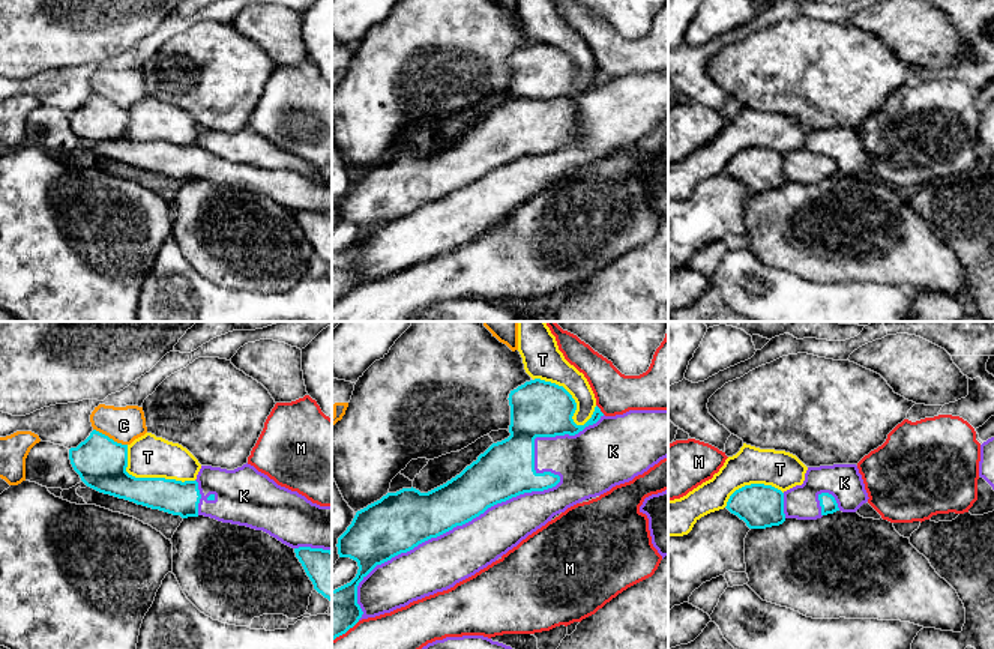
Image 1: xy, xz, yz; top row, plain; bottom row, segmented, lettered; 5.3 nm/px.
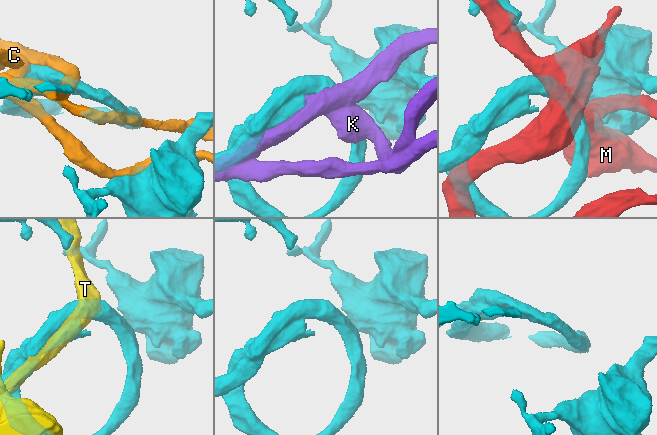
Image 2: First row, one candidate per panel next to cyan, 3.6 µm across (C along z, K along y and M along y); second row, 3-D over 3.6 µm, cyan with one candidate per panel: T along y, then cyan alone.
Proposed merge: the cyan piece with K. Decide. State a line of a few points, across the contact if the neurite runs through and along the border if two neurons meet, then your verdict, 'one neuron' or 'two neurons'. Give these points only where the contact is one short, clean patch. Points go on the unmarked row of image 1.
one neuron

